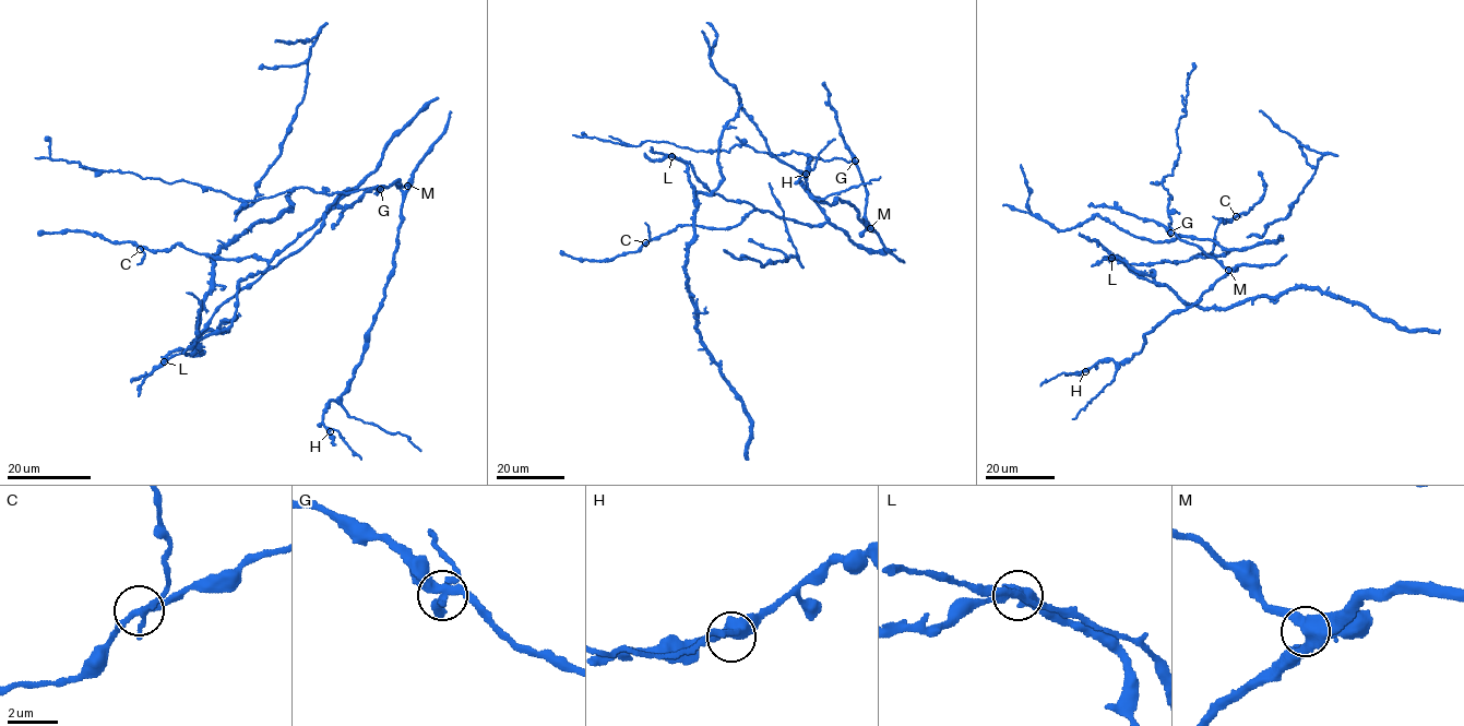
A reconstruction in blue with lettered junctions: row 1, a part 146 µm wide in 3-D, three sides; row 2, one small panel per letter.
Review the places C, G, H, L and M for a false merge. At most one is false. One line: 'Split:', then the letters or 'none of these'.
Split: G

